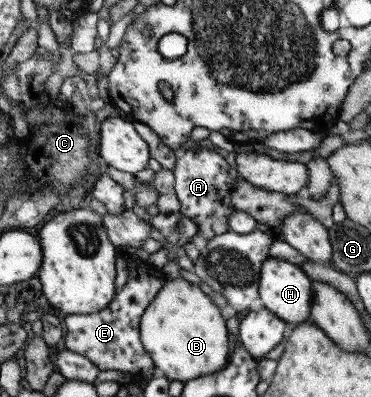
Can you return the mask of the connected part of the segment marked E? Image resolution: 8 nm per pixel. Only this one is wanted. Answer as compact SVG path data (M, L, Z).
M137 253L125 254L123 258L125 271L128 271L127 282L105 308L92 314L61 316L64 330L61 347L89 359L99 371L121 371L132 375L132 380L150 380L158 373L141 345L138 323L143 310L161 289L161 285L166 283L166 279L161 270L149 266Z

